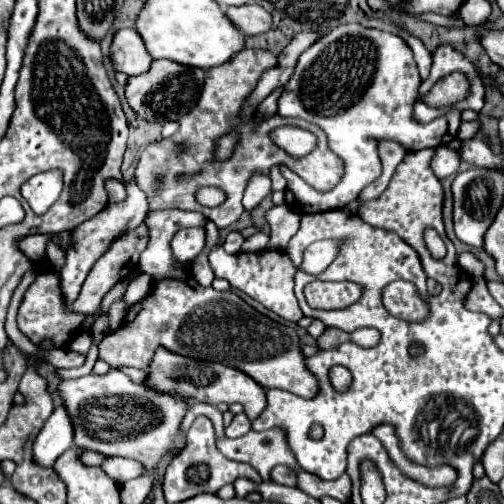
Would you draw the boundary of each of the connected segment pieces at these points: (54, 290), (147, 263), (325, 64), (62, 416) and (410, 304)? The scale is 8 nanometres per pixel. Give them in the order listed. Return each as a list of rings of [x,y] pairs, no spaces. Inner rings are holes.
[[[38,274],[36,280],[30,284],[30,288],[24,294],[24,300],[18,310],[18,328],[34,342],[42,342],[46,336],[54,340],[54,344],[66,346],[74,334],[78,334],[78,324],[82,322],[82,314],[74,314],[66,308],[60,288],[58,288],[58,274]]]
[[[150,211],[144,220],[150,228],[150,240],[140,255],[137,268],[141,271],[141,267],[149,267],[150,275],[154,274],[154,290],[150,296],[146,296],[146,300],[142,300],[142,304],[134,304],[134,308],[130,308],[118,332],[108,334],[100,342],[98,356],[110,366],[146,368],[154,348],[162,344],[182,356],[220,362],[242,370],[266,390],[280,388],[302,398],[314,396],[318,392],[318,382],[314,376],[310,376],[310,372],[306,372],[300,342],[292,328],[262,316],[238,294],[204,288],[192,280],[190,272],[178,272],[174,268],[175,261],[170,247],[174,234],[185,227],[204,227],[206,221],[196,211]]]
[[[344,24],[332,28],[304,50],[292,78],[278,98],[276,114],[282,118],[300,118],[322,128],[328,138],[328,148],[344,162],[344,174],[332,190],[316,192],[298,174],[282,165],[282,176],[288,182],[284,192],[286,206],[302,216],[310,212],[338,210],[350,204],[364,186],[380,176],[382,164],[376,144],[382,140],[398,142],[404,150],[450,144],[458,136],[460,110],[452,108],[428,124],[418,122],[414,118],[414,104],[420,100],[420,84],[422,78],[410,48],[400,36],[390,32],[364,28],[360,24]]]
[[[58,406],[52,416],[46,420],[44,428],[36,436],[34,442],[34,458],[32,462],[42,468],[52,468],[58,456],[74,446],[72,442],[72,424],[66,416],[66,410]]]
[[[398,280],[382,290],[384,308],[402,320],[422,320],[426,318],[426,304],[420,300],[414,284]]]

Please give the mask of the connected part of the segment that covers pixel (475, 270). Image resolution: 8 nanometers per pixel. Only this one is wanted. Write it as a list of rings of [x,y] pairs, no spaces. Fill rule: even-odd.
[[[462,252],[462,254],[458,256],[458,264],[460,264],[460,268],[462,268],[466,274],[470,274],[472,278],[484,276],[484,264],[482,264],[472,252]]]

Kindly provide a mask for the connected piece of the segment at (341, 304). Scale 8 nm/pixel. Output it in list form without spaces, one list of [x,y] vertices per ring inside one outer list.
[[[310,282],[304,288],[306,300],[312,308],[324,308],[324,310],[334,310],[334,308],[348,308],[354,302],[360,300],[364,288],[358,284],[350,282]]]

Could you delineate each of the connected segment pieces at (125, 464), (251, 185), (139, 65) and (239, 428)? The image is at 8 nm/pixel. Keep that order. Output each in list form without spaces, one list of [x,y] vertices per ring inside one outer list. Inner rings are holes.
[[[110,456],[104,458],[104,462],[100,464],[100,468],[116,482],[116,484],[124,484],[126,480],[138,478],[144,474],[144,466],[136,460],[126,460],[126,458],[118,458],[118,456]]]
[[[254,172],[254,176],[248,180],[244,194],[246,194],[246,210],[252,210],[266,194],[270,194],[270,178],[262,176],[262,172]]]
[[[122,28],[114,34],[110,44],[110,58],[116,72],[124,72],[128,76],[136,76],[150,68],[152,58],[146,52],[142,38],[134,28]]]
[[[236,414],[232,424],[226,428],[226,436],[238,438],[238,436],[244,436],[246,432],[250,432],[250,420],[246,418],[246,414]]]

